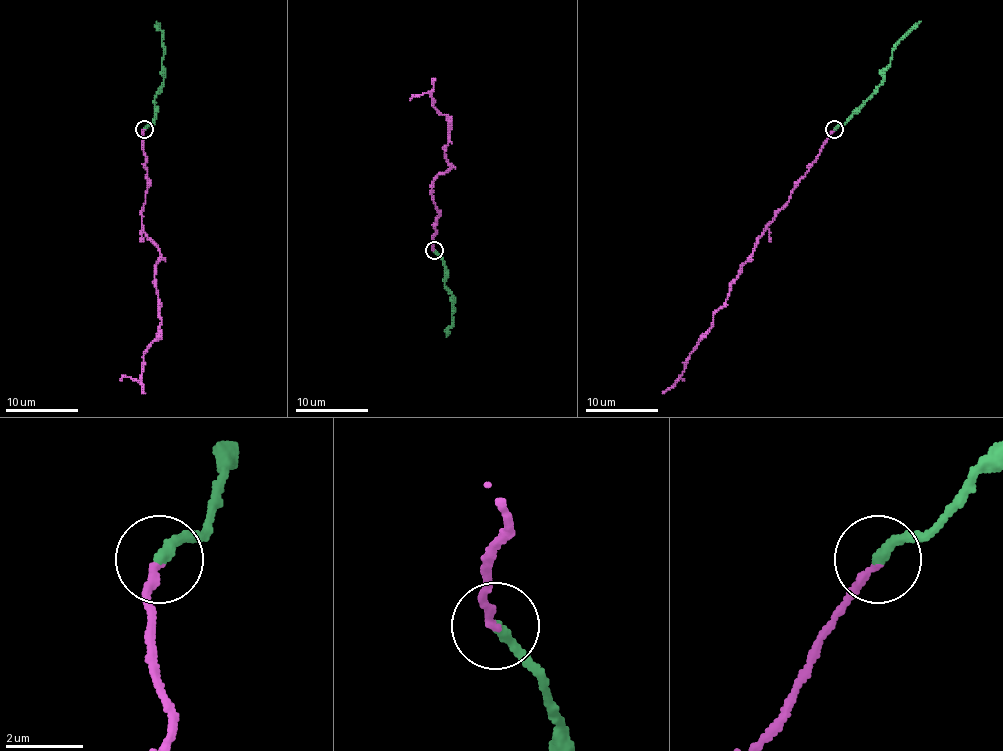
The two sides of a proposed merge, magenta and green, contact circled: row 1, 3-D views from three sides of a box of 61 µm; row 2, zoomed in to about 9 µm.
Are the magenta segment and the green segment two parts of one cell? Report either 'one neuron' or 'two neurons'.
two neurons

